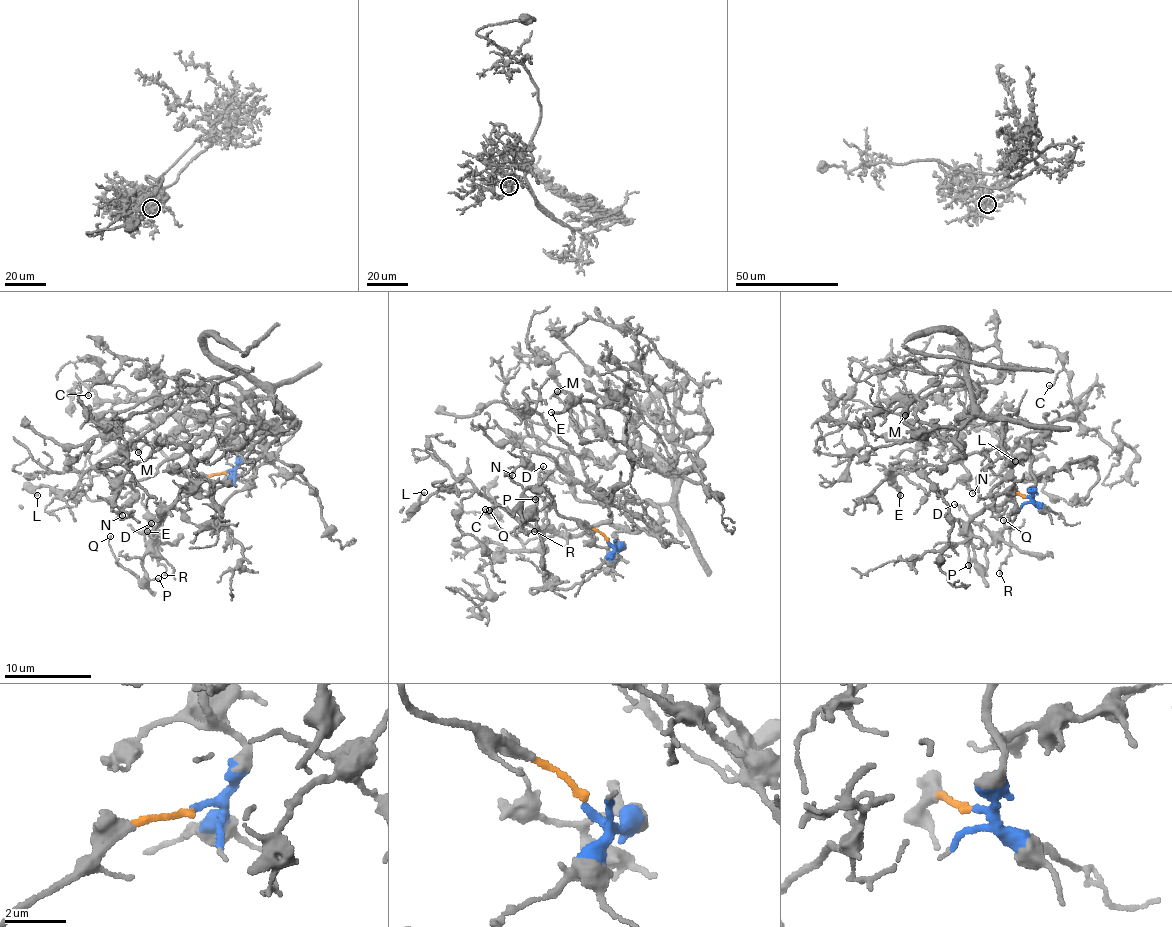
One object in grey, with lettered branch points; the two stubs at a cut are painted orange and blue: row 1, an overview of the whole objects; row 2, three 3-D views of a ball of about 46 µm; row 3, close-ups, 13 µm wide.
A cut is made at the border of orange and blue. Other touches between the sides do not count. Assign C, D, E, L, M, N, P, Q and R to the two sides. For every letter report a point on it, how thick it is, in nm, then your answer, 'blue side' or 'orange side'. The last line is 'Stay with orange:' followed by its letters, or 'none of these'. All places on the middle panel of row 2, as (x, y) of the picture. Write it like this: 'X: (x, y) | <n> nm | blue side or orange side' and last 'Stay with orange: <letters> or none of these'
C: (485, 509) | 120 nm | blue side
D: (543, 466) | 150 nm | orange side
E: (551, 412) | 200 nm | blue side
L: (424, 492) | 120 nm | blue side
M: (557, 391) | 100 nm | blue side
N: (512, 475) | 140 nm | blue side
P: (535, 499) | 110 nm | orange side
Q: (489, 510) | 120 nm | orange side
R: (534, 531) | 100 nm | orange side
Stay with orange: D, P, Q, R

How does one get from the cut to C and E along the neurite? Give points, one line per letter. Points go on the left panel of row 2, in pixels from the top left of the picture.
C: (226, 470), (239, 455), (225, 432), (234, 420), (228, 417), (153, 419), (152, 403), (101, 372), (89, 395)
E: (226, 470), (239, 449), (225, 430), (265, 427), (249, 394), (268, 387), (296, 427), (147, 531)

